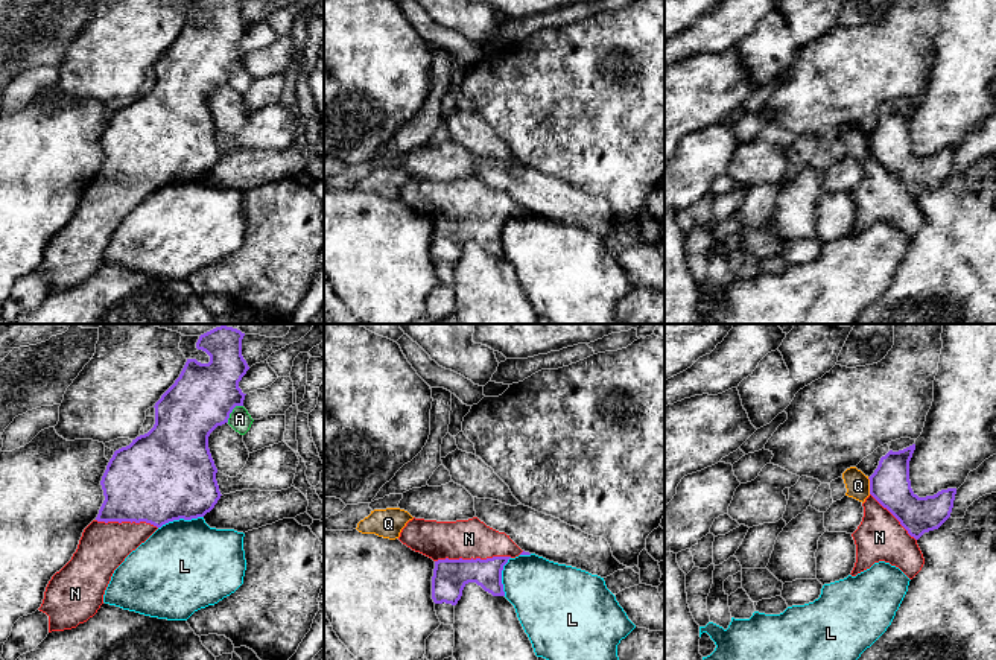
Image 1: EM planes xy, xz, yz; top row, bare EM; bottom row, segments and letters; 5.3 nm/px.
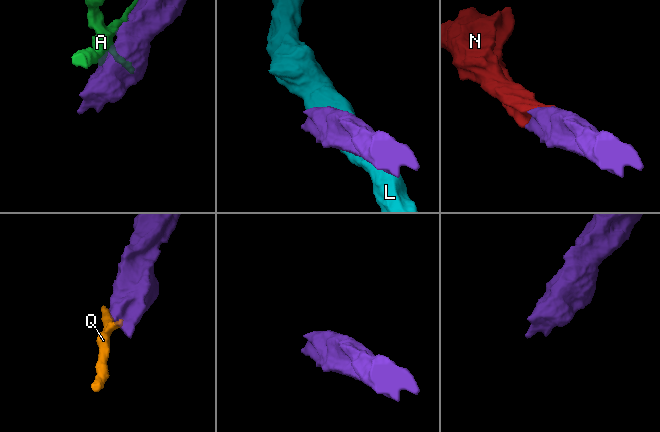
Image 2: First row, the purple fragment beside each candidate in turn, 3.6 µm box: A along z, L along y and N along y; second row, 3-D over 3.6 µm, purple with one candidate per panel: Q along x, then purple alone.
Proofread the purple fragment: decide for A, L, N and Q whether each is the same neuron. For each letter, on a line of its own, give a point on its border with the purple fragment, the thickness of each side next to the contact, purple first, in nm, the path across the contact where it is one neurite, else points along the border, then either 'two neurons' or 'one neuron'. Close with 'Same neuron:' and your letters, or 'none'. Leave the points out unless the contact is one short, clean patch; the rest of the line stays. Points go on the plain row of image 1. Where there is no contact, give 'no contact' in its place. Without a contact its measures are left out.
A: xy (231, 70) | 340/110 nm | two neurons
L: xy (180, 177) | 480/480 nm | two neurons
N: xz (472, 218) | 180/200 nm | one neuron
Q: yz (870, 145) | 220/130 nm | along yz (867, 137), (870, 152) | two neurons
Same neuron: N

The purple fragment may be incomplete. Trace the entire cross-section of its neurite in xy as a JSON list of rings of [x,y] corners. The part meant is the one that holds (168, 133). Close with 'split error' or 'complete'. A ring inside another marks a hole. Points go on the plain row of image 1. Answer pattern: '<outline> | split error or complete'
[[[198,0],[196,8],[210,15],[208,23],[187,18],[179,36],[155,62],[155,84],[114,111],[100,144],[105,160],[97,176],[84,189],[71,219],[49,240],[40,271],[49,275],[49,292],[76,287],[93,277],[103,263],[105,249],[114,230],[125,217],[144,202],[158,187],[173,179],[204,176],[220,158],[216,140],[217,128],[208,108],[210,93],[225,82],[236,65],[243,65],[245,55],[239,41],[249,29],[242,15],[242,0]]] | split error

